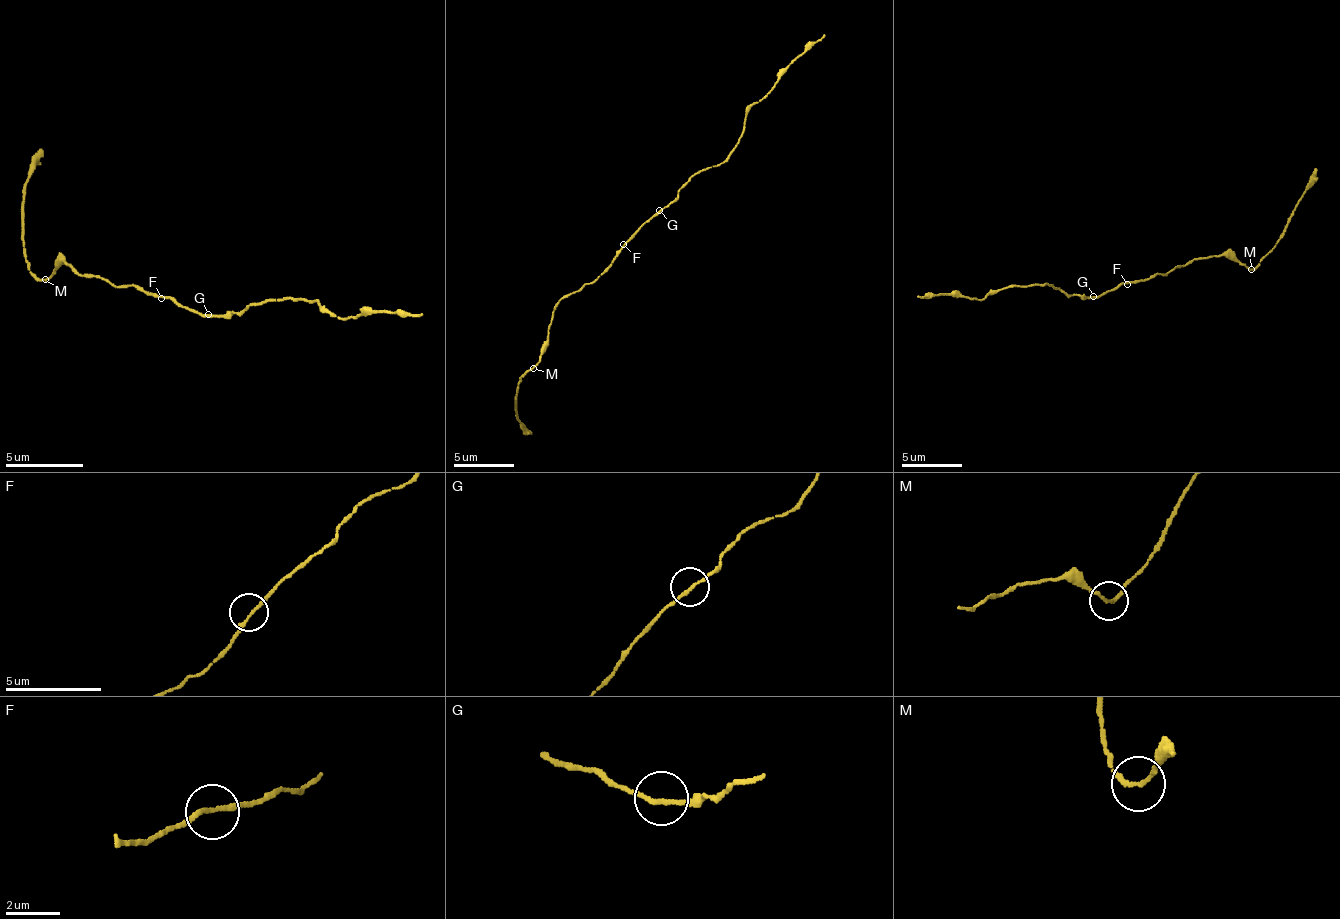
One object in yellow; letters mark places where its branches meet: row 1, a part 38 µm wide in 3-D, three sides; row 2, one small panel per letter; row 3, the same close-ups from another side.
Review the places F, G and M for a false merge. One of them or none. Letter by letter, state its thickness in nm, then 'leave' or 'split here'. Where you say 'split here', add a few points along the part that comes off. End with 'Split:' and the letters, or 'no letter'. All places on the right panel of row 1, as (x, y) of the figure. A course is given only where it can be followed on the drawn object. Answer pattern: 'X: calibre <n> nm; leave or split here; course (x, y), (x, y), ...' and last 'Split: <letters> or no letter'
F: calibre 170 nm; leave
G: calibre 150 nm; leave
M: calibre 150 nm; leave
Split: no letter

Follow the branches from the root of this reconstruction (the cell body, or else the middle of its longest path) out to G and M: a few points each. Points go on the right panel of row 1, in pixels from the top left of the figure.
G: (1127, 284), (1118, 284), (1111, 290), (1093, 296)
M: (1127, 284), (1166, 275), (1172, 268), (1205, 256), (1232, 256), (1250, 268)

